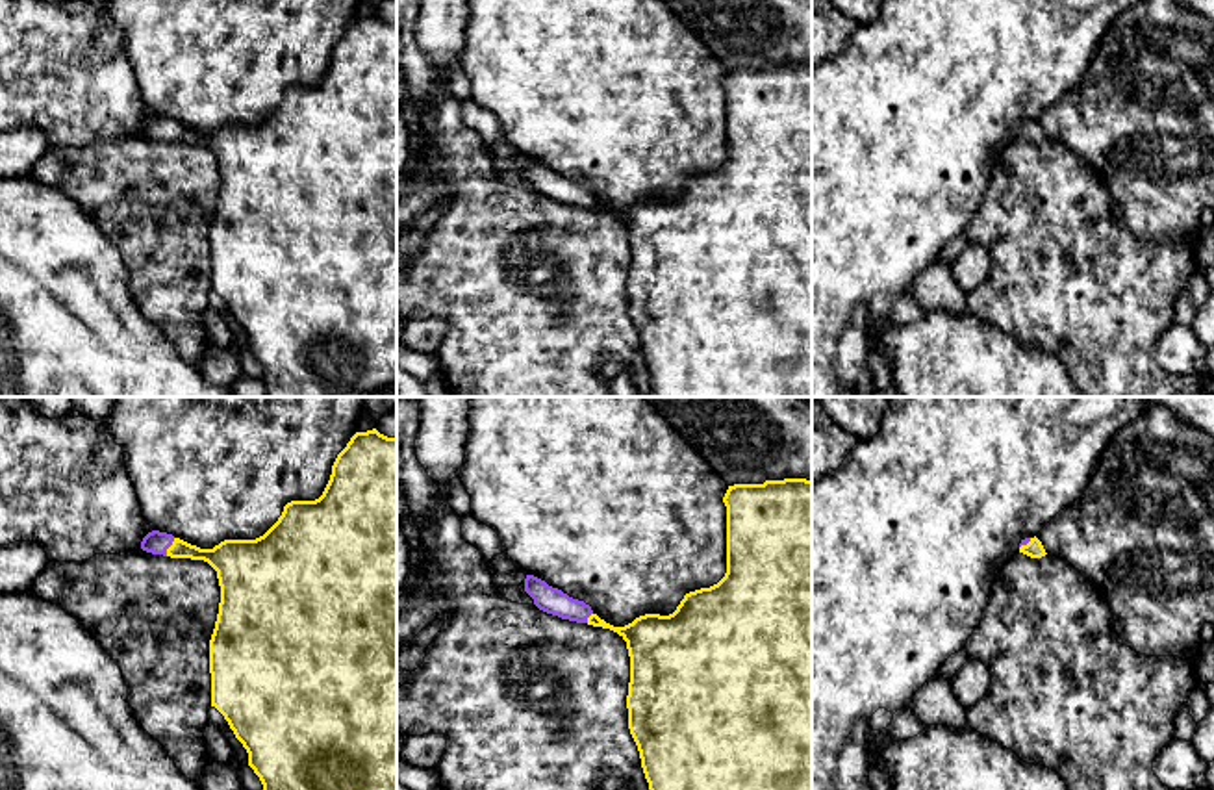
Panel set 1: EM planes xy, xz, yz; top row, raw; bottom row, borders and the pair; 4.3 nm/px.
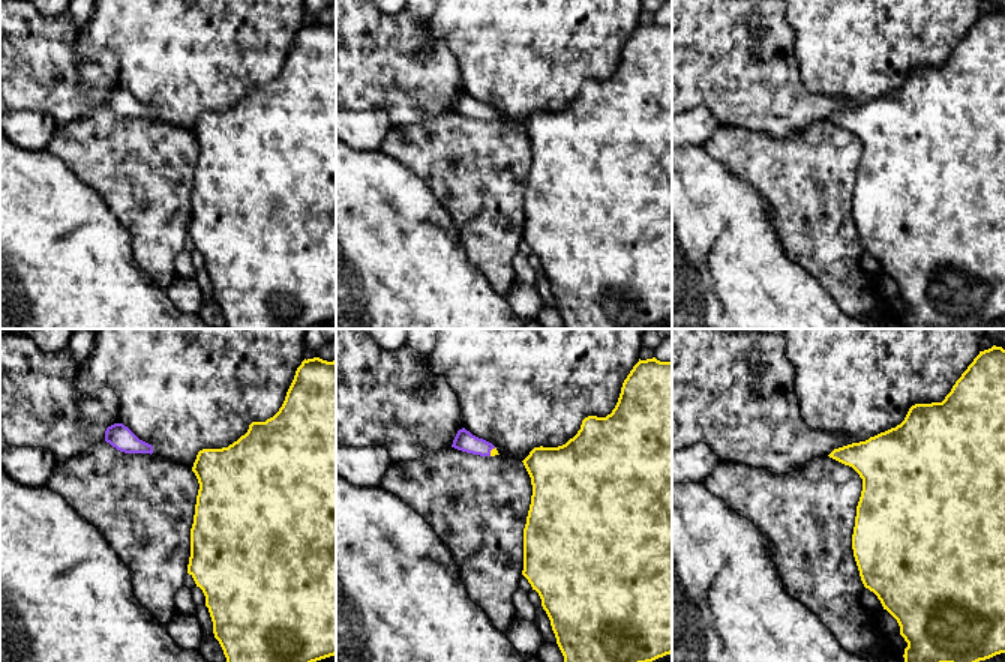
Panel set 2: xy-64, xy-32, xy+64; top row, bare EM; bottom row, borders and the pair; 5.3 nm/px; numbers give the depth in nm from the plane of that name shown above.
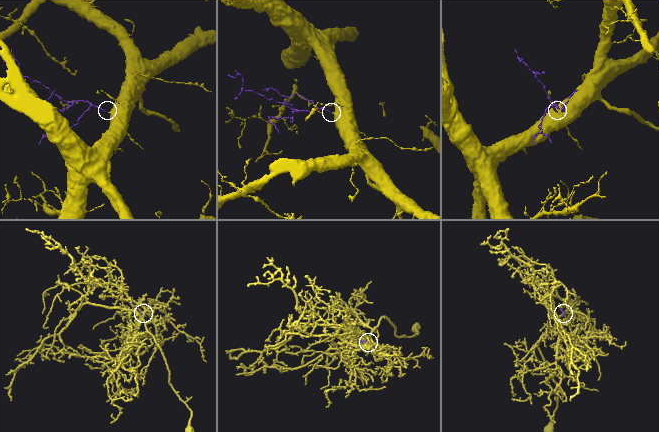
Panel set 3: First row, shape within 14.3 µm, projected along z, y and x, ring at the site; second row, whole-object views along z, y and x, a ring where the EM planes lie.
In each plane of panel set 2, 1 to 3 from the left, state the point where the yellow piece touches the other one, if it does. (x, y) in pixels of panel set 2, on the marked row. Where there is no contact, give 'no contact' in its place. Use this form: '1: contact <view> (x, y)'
1: no contact
2: contact xy-32 (491, 449)
3: no contact

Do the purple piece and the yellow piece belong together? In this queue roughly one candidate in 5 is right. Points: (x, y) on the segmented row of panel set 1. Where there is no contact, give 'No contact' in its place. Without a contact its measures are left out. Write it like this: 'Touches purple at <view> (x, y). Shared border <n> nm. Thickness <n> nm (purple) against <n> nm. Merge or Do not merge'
Touches purple at xy (169, 546). Shared border 90 nm. Thickness 100 nm (purple) against 140 nm. Merge

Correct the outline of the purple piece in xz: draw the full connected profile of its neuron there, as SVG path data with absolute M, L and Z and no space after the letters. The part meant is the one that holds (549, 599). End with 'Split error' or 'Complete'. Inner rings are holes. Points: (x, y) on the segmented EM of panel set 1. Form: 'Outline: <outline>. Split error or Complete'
Outline: M812 480L734 484L728 486L723 503L727 506L727 573L717 584L686 593L669 616L645 614L625 627L613 627L584 601L569 597L534 575L526 575L525 592L547 614L610 629L626 642L630 656L628 729L638 745L649 790L812 790Z. Split error

